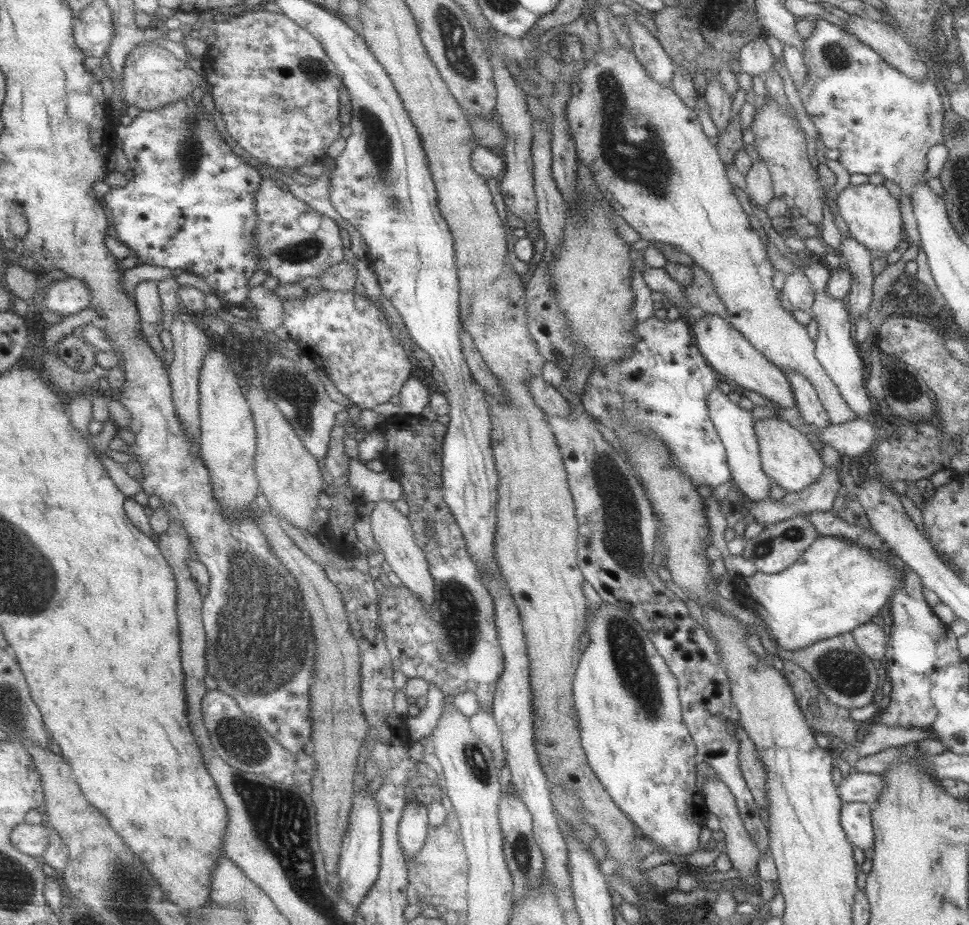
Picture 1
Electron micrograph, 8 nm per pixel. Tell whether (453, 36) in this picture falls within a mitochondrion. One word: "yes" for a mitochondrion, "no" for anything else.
yes

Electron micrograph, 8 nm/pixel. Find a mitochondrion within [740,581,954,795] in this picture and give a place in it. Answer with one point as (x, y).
(842, 669)

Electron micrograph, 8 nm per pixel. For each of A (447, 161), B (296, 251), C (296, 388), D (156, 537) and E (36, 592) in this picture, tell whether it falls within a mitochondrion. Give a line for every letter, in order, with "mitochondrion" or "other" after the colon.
A: other
B: mitochondrion
C: mitochondrion
D: other
E: mitochondrion

